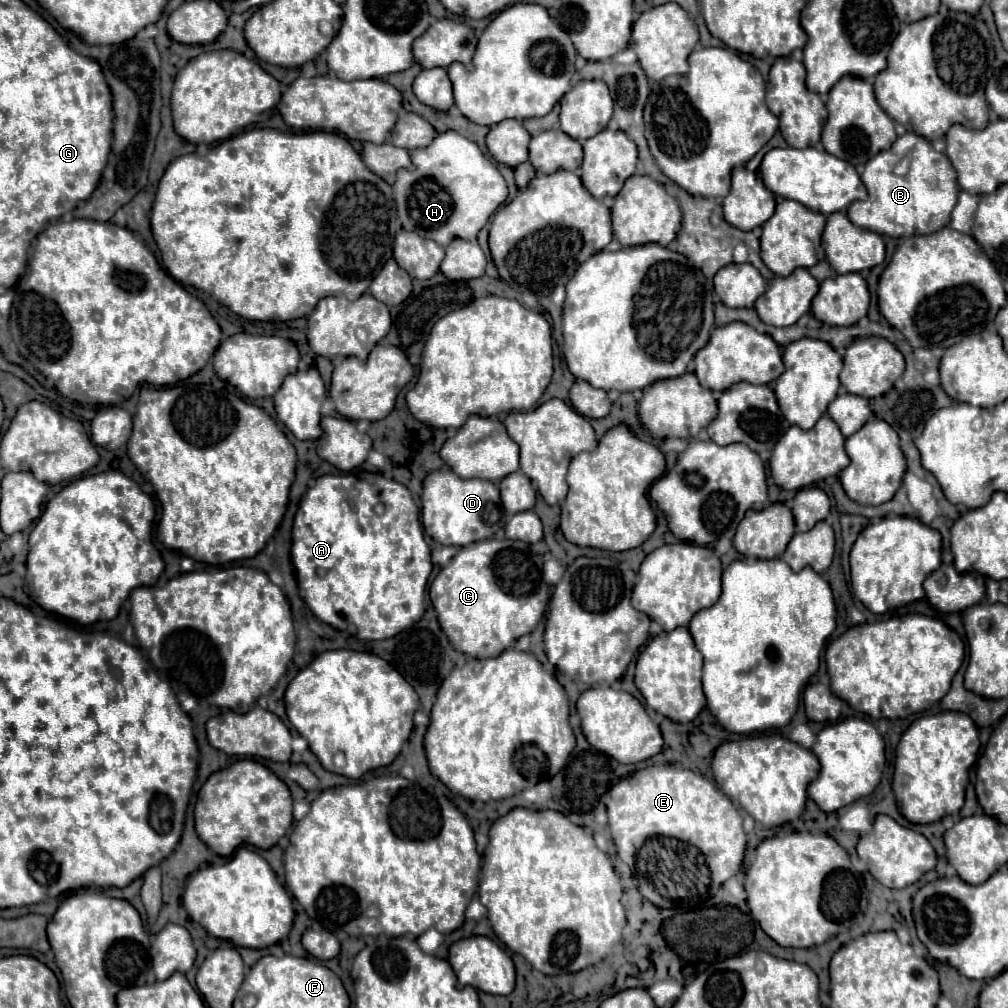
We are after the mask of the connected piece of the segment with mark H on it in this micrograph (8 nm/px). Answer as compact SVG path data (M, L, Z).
M454 130L438 134L426 148L410 152L412 170L398 170L394 182L394 200L404 230L448 246L454 238L474 240L494 210L506 202L508 188L490 158L482 154L476 142Z

